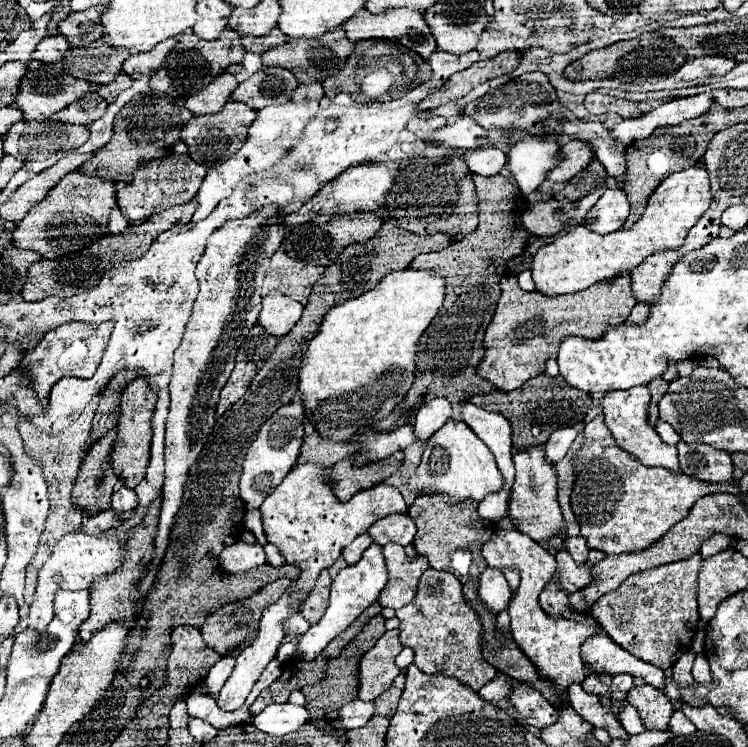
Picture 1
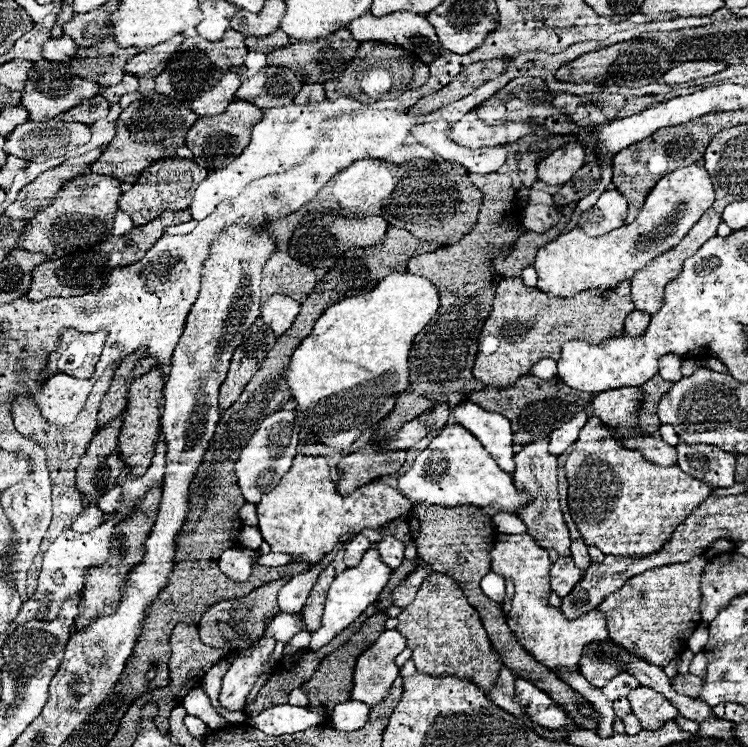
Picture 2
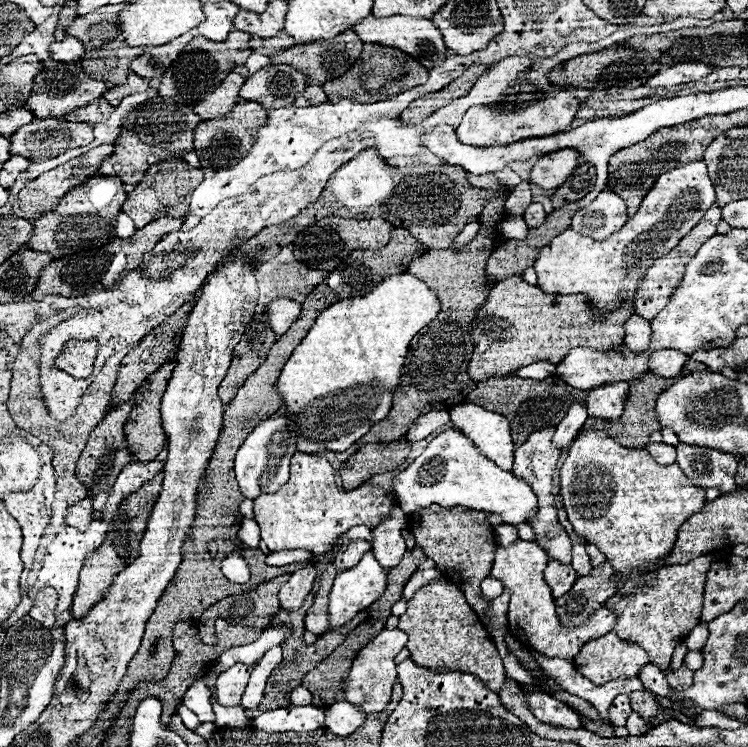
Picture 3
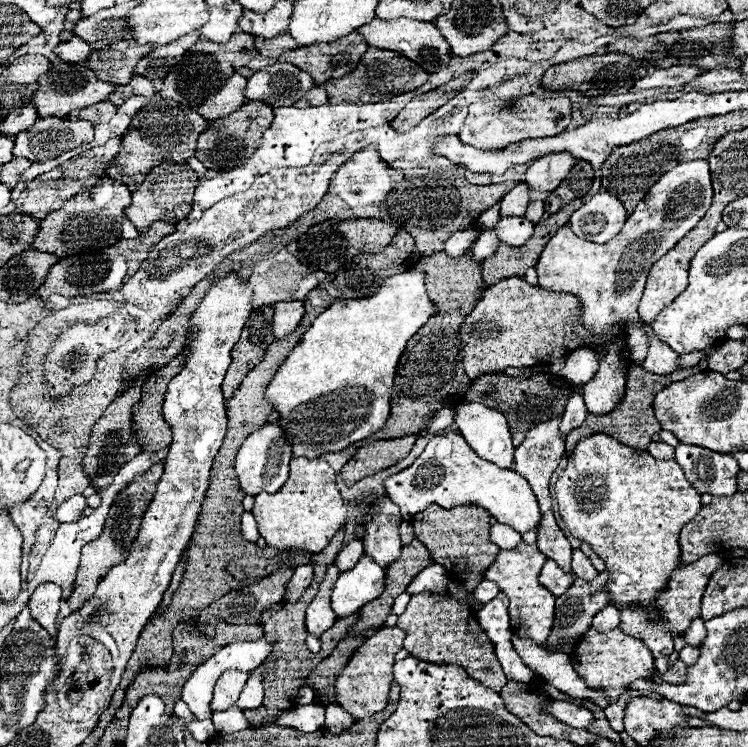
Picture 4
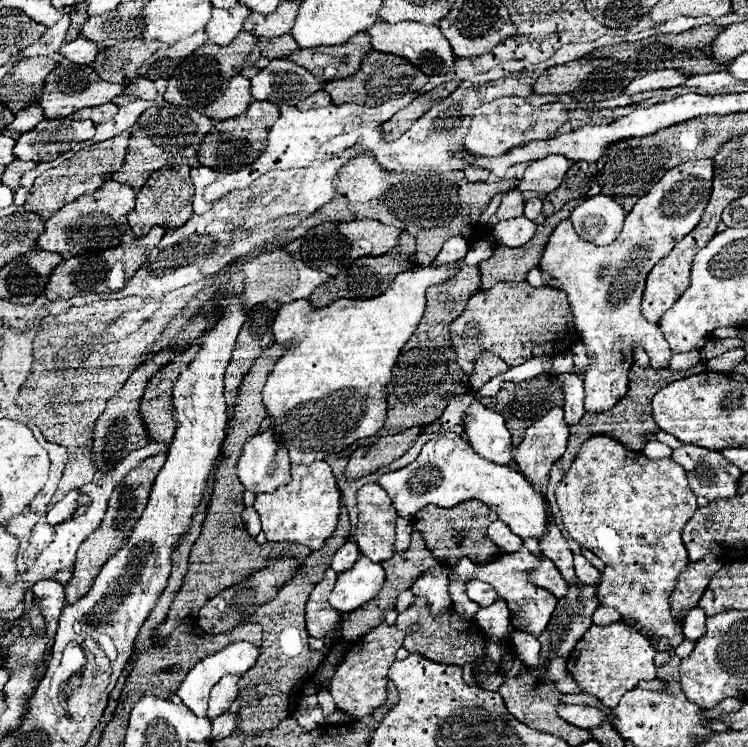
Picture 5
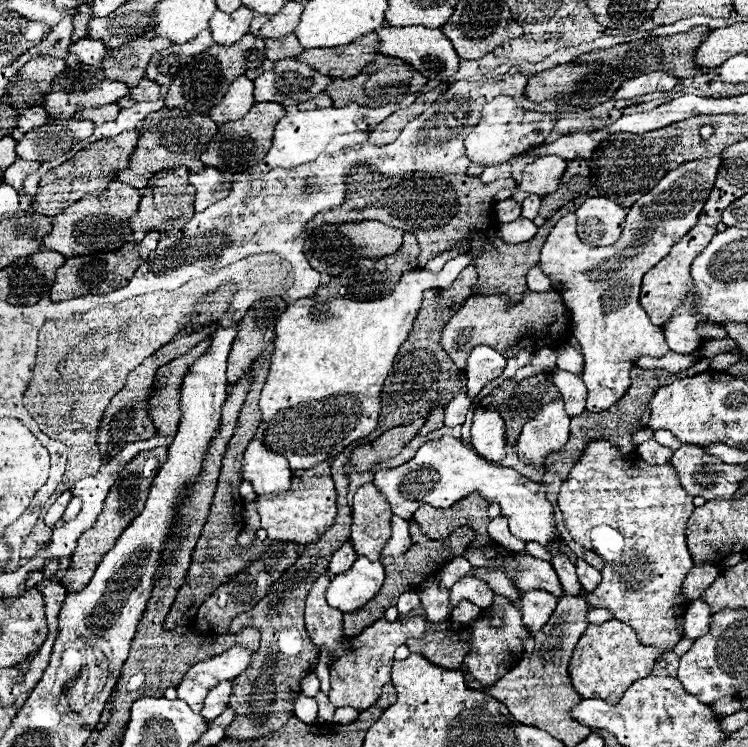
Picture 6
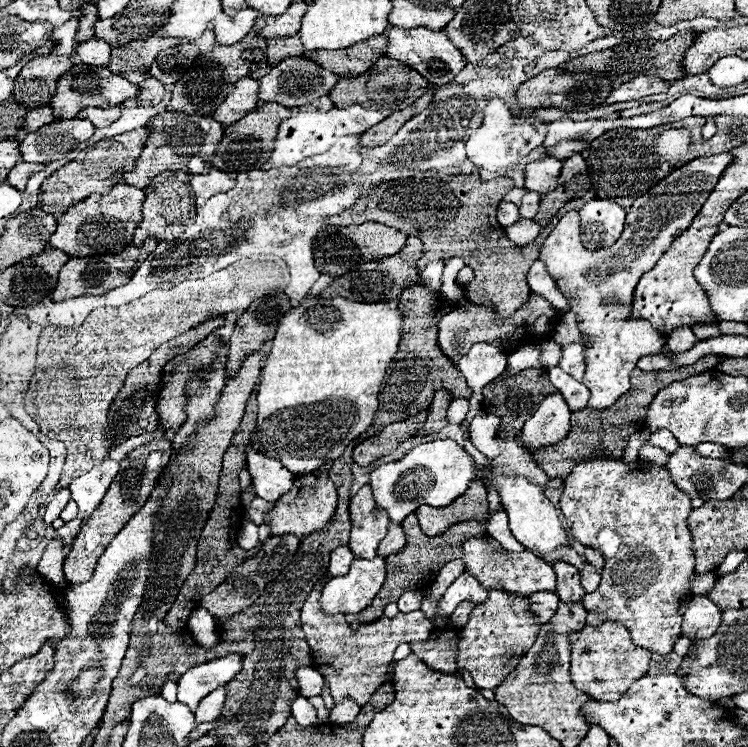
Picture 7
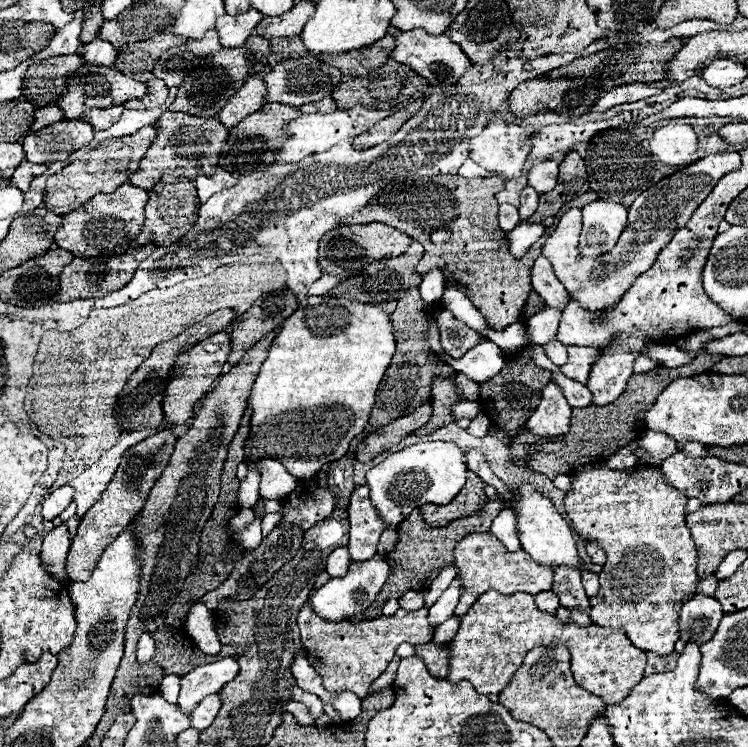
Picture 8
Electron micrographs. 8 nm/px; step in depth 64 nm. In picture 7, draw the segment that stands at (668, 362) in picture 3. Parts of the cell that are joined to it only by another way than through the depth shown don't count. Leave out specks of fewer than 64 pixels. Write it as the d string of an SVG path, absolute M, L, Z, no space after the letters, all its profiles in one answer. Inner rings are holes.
M714 154L698 158L662 178L648 194L636 198L626 216L622 236L614 246L590 252L582 246L579 212L566 212L556 228L550 232L540 250L540 260L554 278L556 286L568 298L570 310L578 318L580 334L584 336L586 374L582 382L590 390L588 408L610 408L622 394L630 390L630 372L642 356L662 354L666 338L644 320L632 316L634 290L640 276L656 266L660 256L668 252L670 244L690 228L694 216L710 196L716 180L732 162L732 154Z

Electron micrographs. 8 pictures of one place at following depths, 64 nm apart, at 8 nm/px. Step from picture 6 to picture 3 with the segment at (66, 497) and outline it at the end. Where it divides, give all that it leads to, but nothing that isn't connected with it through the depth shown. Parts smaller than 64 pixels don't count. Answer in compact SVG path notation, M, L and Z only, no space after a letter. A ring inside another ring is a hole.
M90 498L76 502L66 514L66 524L72 524L74 528L80 528L80 530L86 530L92 520L94 520L94 506Z

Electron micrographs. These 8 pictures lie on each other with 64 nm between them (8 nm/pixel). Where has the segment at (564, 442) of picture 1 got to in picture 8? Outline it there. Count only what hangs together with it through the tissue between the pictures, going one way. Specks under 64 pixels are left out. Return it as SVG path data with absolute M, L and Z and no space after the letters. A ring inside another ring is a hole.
M552 370L552 380L562 388L564 396L572 408L592 404L592 392L584 384L580 384L580 382L576 382L576 380L572 380L572 378L564 376L562 372L556 372L556 370Z

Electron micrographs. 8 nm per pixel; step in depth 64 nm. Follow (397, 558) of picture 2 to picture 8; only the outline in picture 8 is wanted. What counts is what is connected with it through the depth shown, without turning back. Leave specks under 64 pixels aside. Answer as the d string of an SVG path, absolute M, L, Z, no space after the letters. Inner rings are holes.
M366 486L354 490L348 506L348 520L350 520L348 550L352 560L370 560L372 556L376 556L376 546L382 532L386 530L386 522L372 506Z

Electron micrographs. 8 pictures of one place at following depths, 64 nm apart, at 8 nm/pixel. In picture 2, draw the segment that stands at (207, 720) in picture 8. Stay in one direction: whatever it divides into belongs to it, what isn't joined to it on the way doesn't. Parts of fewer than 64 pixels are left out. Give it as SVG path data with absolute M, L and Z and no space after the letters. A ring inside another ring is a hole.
M272 618L264 626L264 634L260 636L258 648L252 650L248 656L238 656L230 670L226 672L222 680L222 692L220 692L220 706L226 710L242 710L246 706L246 696L252 690L258 674L262 672L264 664L268 662L270 654L274 652L276 640L272 636L266 636L266 628L272 622Z

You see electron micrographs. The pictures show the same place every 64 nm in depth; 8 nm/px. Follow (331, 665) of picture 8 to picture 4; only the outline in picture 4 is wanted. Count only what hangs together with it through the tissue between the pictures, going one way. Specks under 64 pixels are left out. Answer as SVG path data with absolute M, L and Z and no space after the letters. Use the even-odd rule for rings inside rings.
M330 566L326 572L326 578L320 584L316 598L306 610L306 628L314 636L324 634L336 622L336 616L330 608L330 592L332 592L332 584L336 582L336 576L338 576L336 566ZM380 628L372 638L368 638L350 658L348 666L344 668L344 674L336 680L336 696L338 704L346 710L352 710L352 714L360 720L364 716L372 716L386 708L390 684L394 680L392 666L394 666L394 654L402 648L406 634L400 628Z

